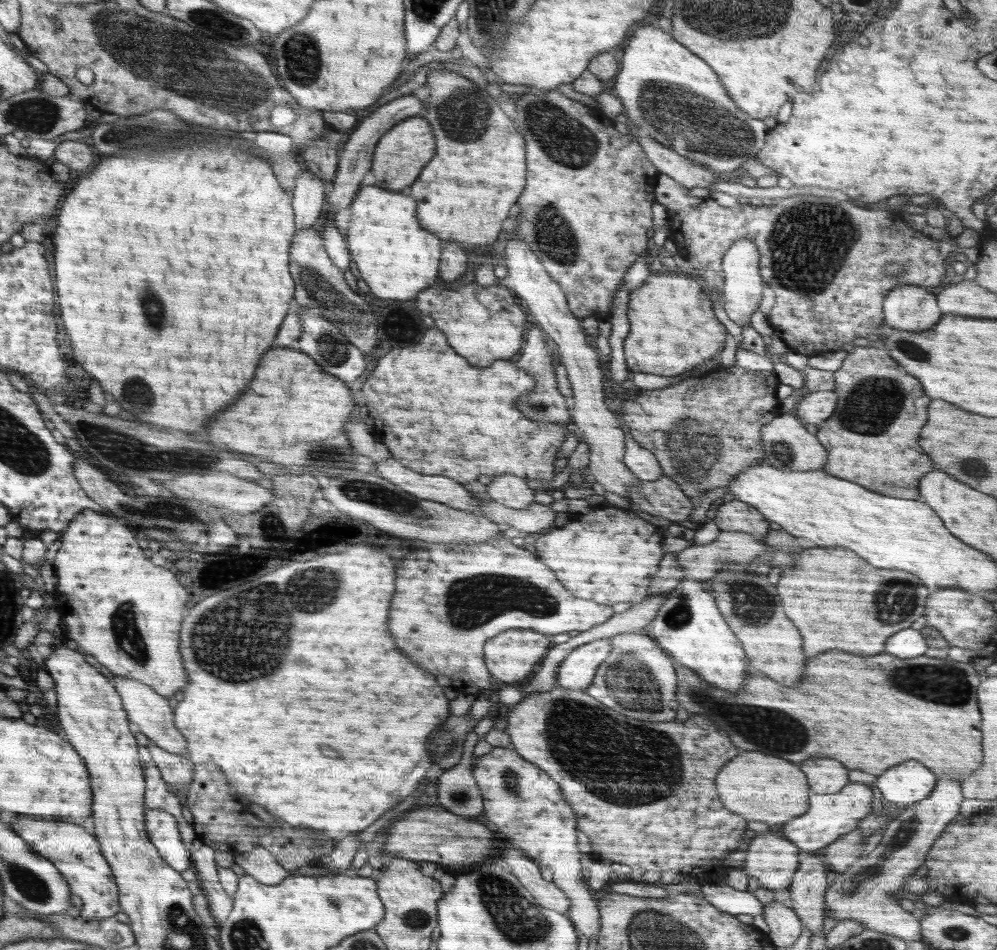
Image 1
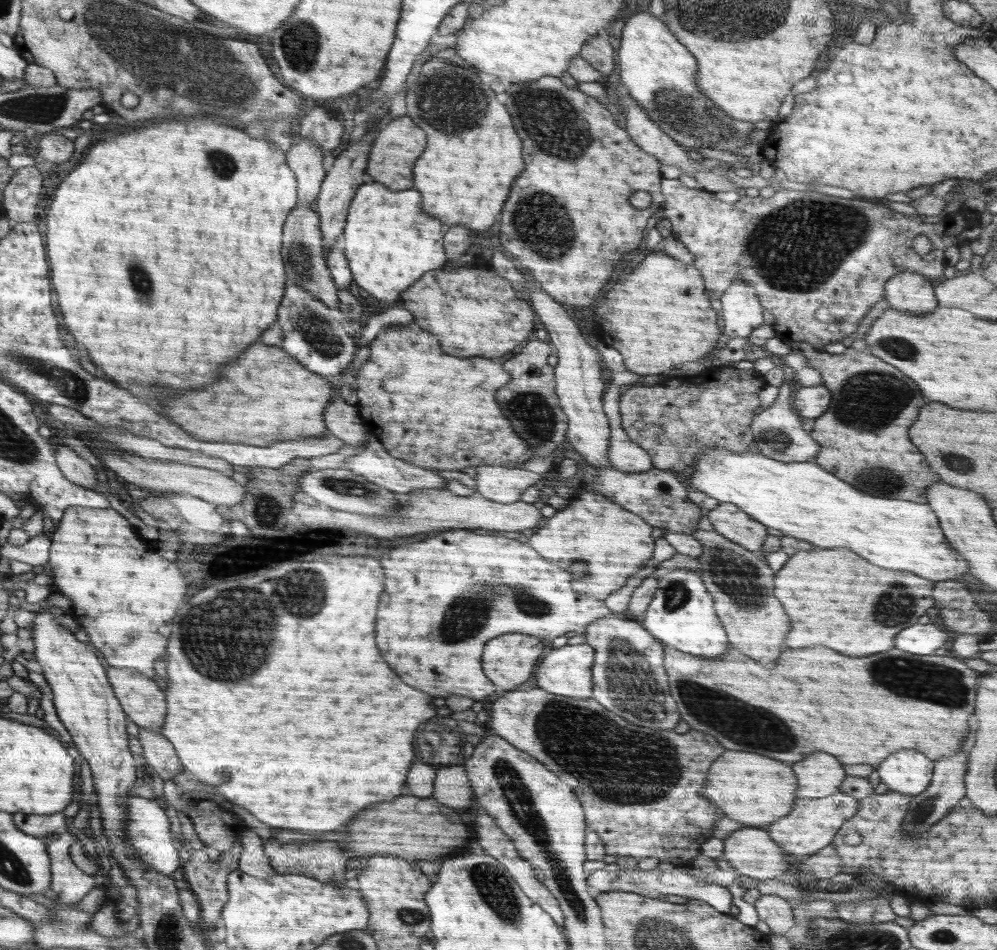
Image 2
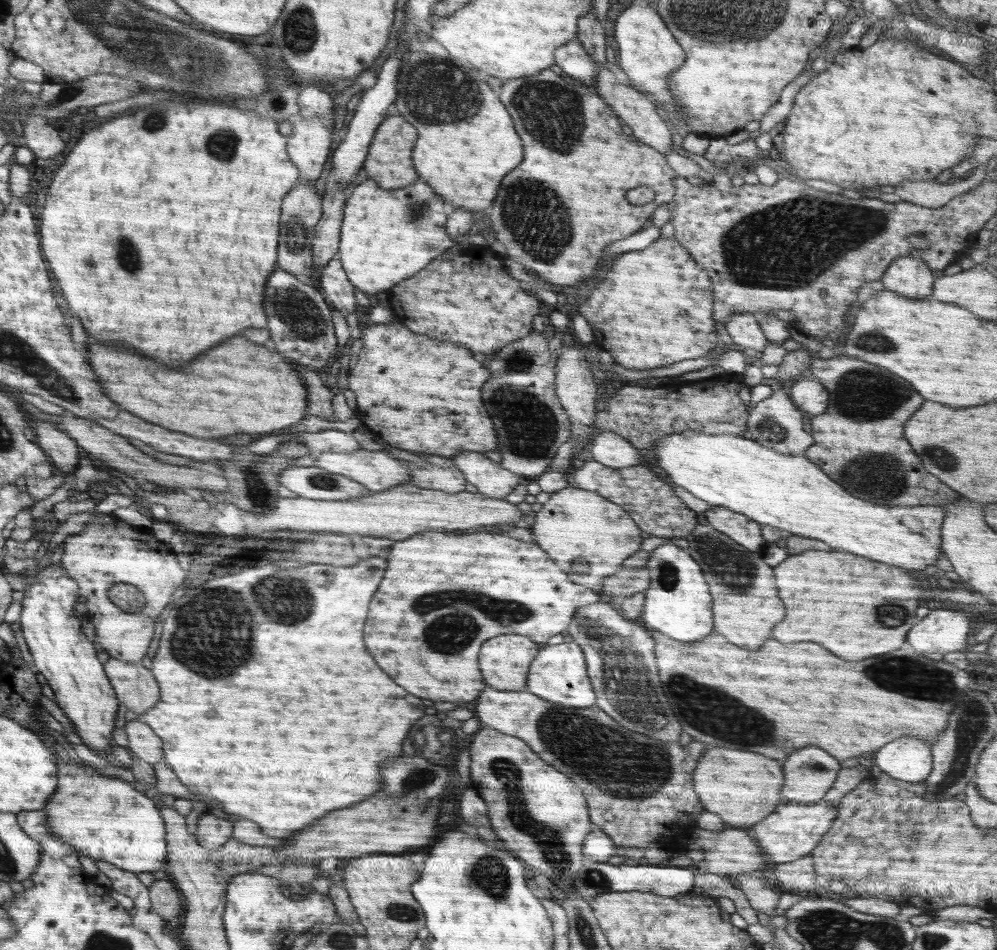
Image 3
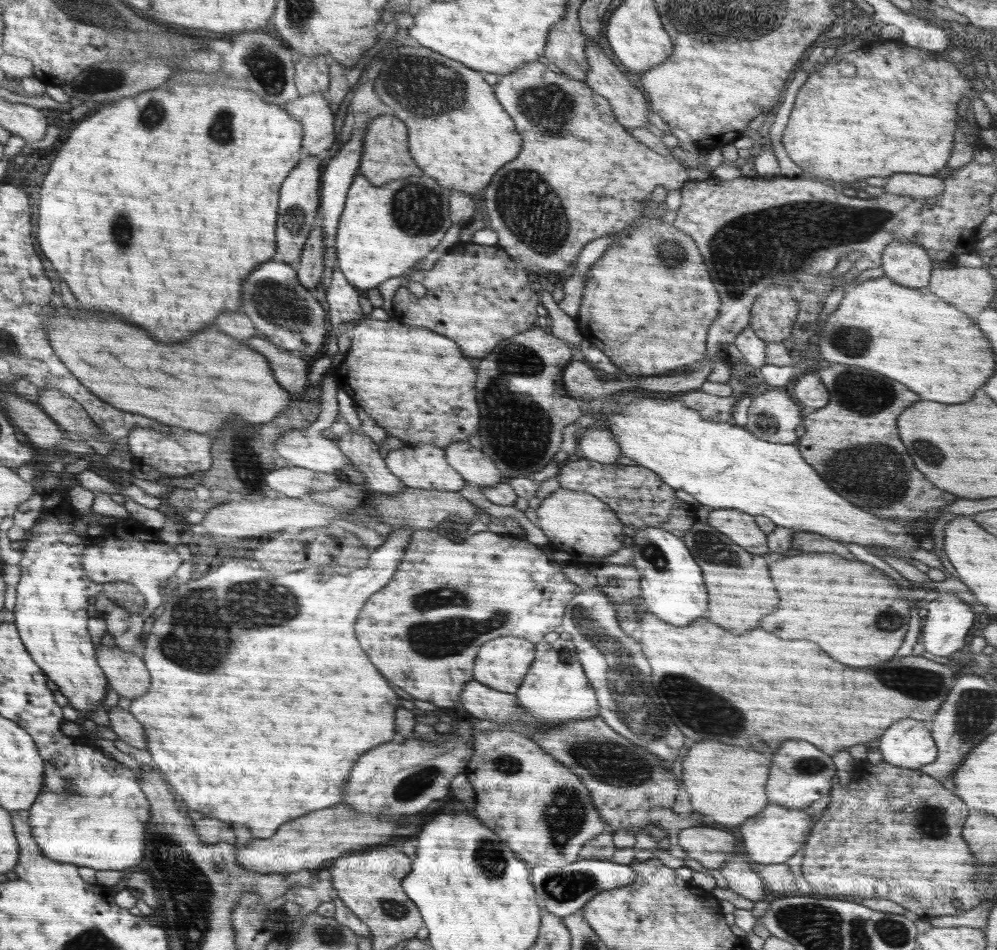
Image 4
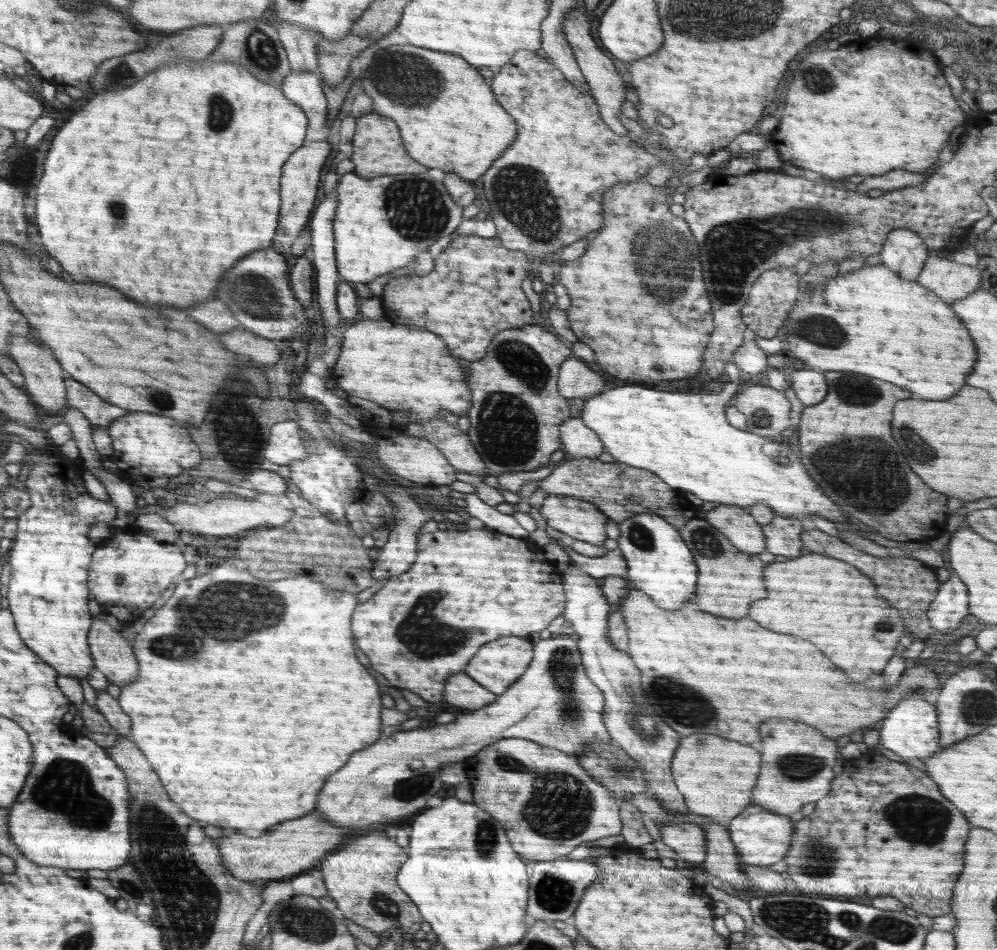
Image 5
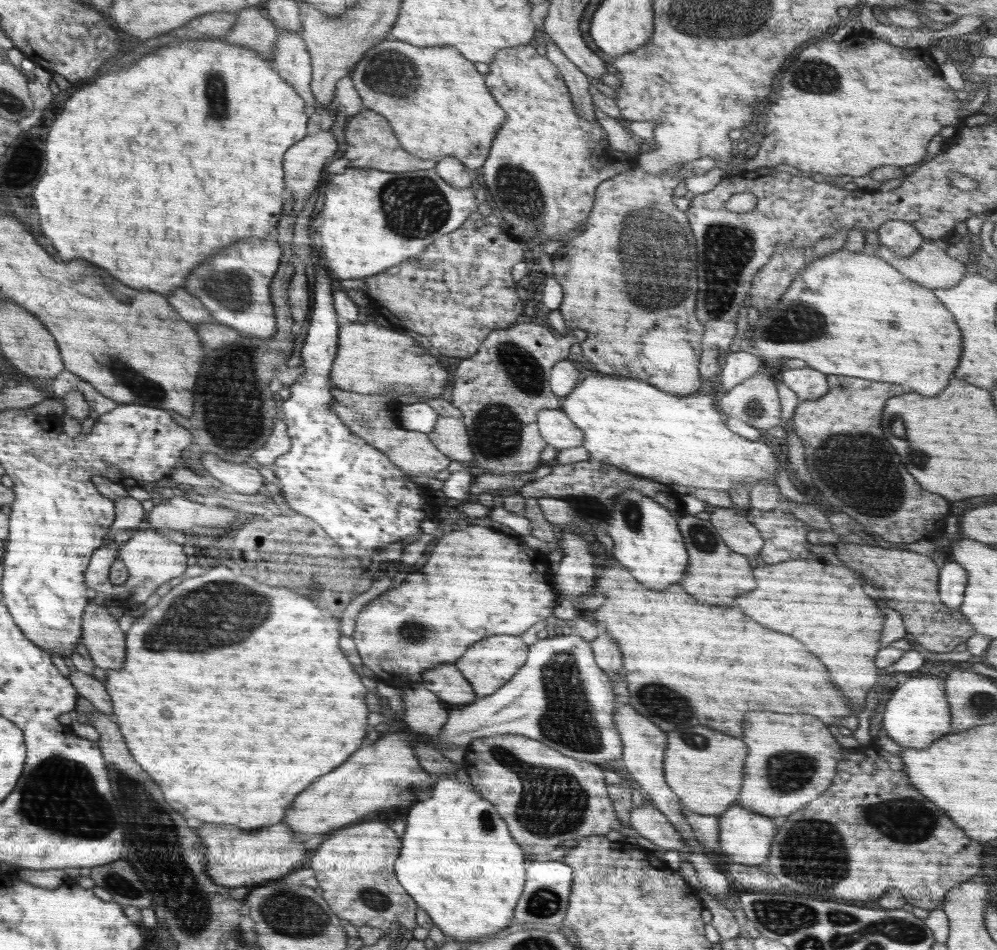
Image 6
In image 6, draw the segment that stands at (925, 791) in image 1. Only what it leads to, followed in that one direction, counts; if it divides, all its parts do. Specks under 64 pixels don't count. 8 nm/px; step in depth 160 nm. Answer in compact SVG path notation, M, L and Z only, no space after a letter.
M912 676L900 679L892 688L892 697L884 708L883 728L886 734L902 746L922 750L934 740L950 732L950 707L945 693L945 679L936 676Z

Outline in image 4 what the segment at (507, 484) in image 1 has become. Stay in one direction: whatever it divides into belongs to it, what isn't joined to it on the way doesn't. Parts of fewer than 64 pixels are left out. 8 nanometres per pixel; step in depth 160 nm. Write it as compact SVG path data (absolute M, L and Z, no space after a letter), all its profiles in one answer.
M468 441L451 442L444 448L447 463L468 484L478 487L494 487L505 481L503 474L480 449Z

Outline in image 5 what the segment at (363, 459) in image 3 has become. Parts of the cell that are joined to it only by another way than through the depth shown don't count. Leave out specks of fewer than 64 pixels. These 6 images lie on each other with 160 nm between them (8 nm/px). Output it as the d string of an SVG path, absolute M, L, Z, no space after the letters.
M287 419L273 426L272 436L263 452L263 458L280 464L285 469L295 460L304 460L309 450L301 437L301 427L296 419Z

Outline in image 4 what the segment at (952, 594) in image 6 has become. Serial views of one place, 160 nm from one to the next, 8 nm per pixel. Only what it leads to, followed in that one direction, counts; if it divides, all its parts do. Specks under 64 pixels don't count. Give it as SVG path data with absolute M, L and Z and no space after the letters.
M944 595L932 600L926 610L929 615L926 616L926 621L922 623L921 628L921 643L925 650L936 654L936 656L950 656L954 652L958 652L960 648L964 648L968 630L974 624L975 608L954 595Z

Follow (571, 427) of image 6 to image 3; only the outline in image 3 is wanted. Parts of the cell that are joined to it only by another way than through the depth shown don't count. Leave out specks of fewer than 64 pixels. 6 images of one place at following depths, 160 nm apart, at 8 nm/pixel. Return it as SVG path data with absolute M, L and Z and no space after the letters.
M610 431L596 432L587 447L594 461L610 468L628 468L640 462L638 449L623 436Z

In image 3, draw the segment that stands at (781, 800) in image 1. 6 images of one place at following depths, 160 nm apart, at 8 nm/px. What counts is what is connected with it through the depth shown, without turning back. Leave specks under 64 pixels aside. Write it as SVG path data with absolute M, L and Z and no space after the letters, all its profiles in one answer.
M710 748L698 760L693 787L704 808L716 812L728 826L752 827L780 805L780 790L785 776L782 766L762 754L732 748Z

